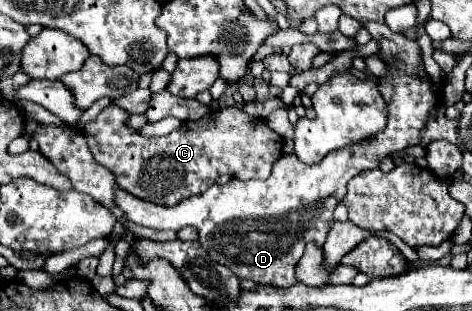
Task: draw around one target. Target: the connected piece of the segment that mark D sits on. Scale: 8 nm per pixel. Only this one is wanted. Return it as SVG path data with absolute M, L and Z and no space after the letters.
M387 67L387 75L383 75L383 79L379 79L379 91L389 105L387 107L389 123L387 123L385 131L381 131L379 135L369 137L365 141L355 141L355 145L345 145L343 149L331 151L317 165L305 165L297 159L297 155L283 155L273 165L271 177L265 181L231 179L229 183L213 185L211 189L207 189L207 193L189 197L171 209L161 207L161 205L153 205L149 201L137 199L137 197L131 197L127 191L115 187L115 205L123 211L123 217L135 225L143 225L143 227L151 227L155 230L173 231L183 229L187 225L195 227L199 231L201 247L205 251L209 251L209 255L217 263L227 265L239 279L251 279L255 283L273 285L273 287L291 287L297 283L295 265L303 257L305 245L315 243L315 245L323 247L327 233L333 225L333 209L339 201L343 201L343 197L347 193L347 181L351 181L351 177L359 175L363 169L377 169L381 157L401 153L409 147L419 145L421 143L421 129L425 127L431 109L439 107L439 103L441 103L441 93L439 91L435 93L431 89L431 75L425 71L419 75L409 75L405 71Z

